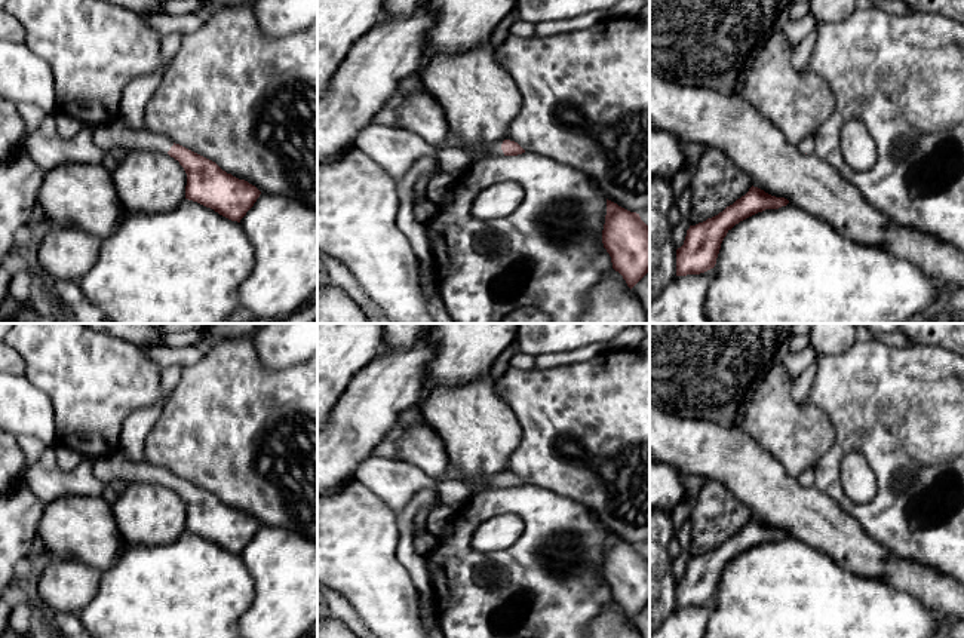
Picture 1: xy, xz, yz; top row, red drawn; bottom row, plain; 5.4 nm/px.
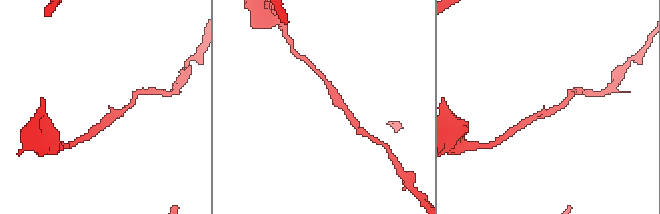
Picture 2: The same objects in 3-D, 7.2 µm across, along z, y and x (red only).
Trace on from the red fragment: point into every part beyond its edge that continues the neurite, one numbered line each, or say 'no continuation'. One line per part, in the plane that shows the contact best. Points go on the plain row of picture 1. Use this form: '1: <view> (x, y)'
1: xz (494, 481)

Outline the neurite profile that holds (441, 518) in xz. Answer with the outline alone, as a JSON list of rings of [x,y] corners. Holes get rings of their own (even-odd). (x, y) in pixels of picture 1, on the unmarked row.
[[[436,496],[430,500],[427,530],[438,539],[446,537],[455,521],[457,510],[443,504]]]

